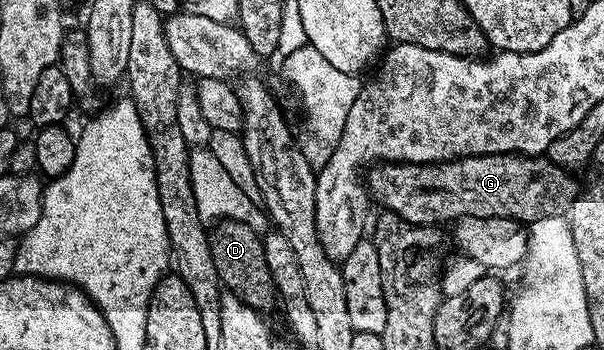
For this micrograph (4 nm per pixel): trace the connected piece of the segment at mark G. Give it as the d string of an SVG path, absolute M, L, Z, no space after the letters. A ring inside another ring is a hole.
M494 153L484 157L460 157L438 163L375 163L366 170L365 184L370 196L390 211L420 227L439 227L442 221L454 223L460 217L511 217L520 223L566 214L580 191L570 172L539 155Z

